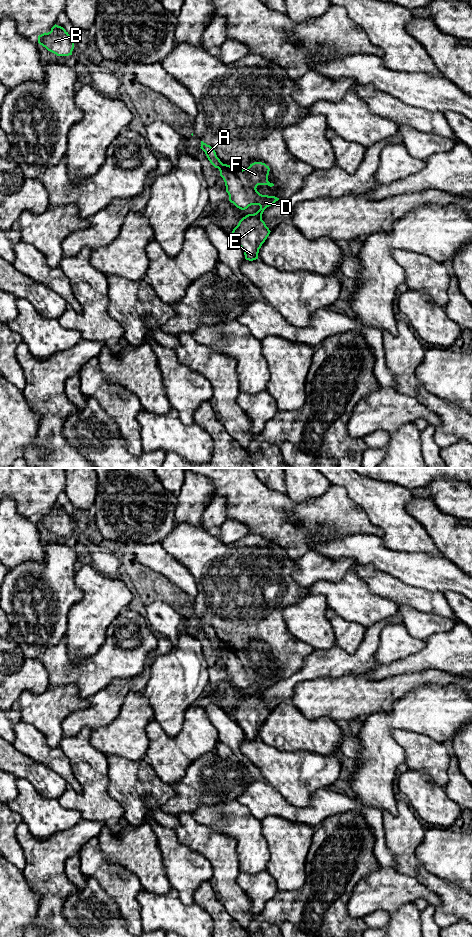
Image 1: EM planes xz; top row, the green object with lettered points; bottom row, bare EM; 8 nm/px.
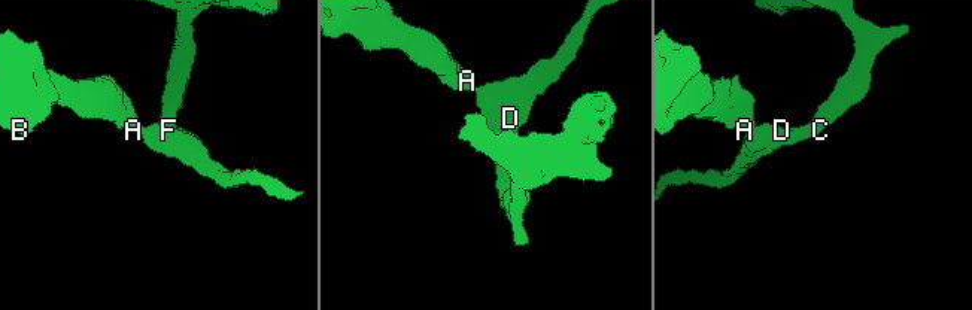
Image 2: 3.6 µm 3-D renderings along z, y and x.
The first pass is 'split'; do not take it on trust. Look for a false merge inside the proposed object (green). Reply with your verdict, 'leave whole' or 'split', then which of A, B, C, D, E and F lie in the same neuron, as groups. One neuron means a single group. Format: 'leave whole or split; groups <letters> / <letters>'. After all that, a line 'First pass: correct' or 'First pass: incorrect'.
split; groups A B / C D E F
First pass: correct

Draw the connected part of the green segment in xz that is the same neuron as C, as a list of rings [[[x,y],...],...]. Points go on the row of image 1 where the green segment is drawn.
[[[254,162],[242,170],[222,163],[219,171],[231,203],[241,210],[251,205],[260,206],[256,213],[243,217],[232,231],[235,241],[244,251],[245,259],[256,260],[259,249],[271,232],[262,220],[262,214],[279,200],[275,196],[262,195],[256,189],[258,185],[274,186],[268,181],[270,168],[262,162]]]

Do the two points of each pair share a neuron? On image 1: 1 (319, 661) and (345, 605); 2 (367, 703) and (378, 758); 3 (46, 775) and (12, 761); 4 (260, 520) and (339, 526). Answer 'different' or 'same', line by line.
1: different
2: different
3: same
4: same

